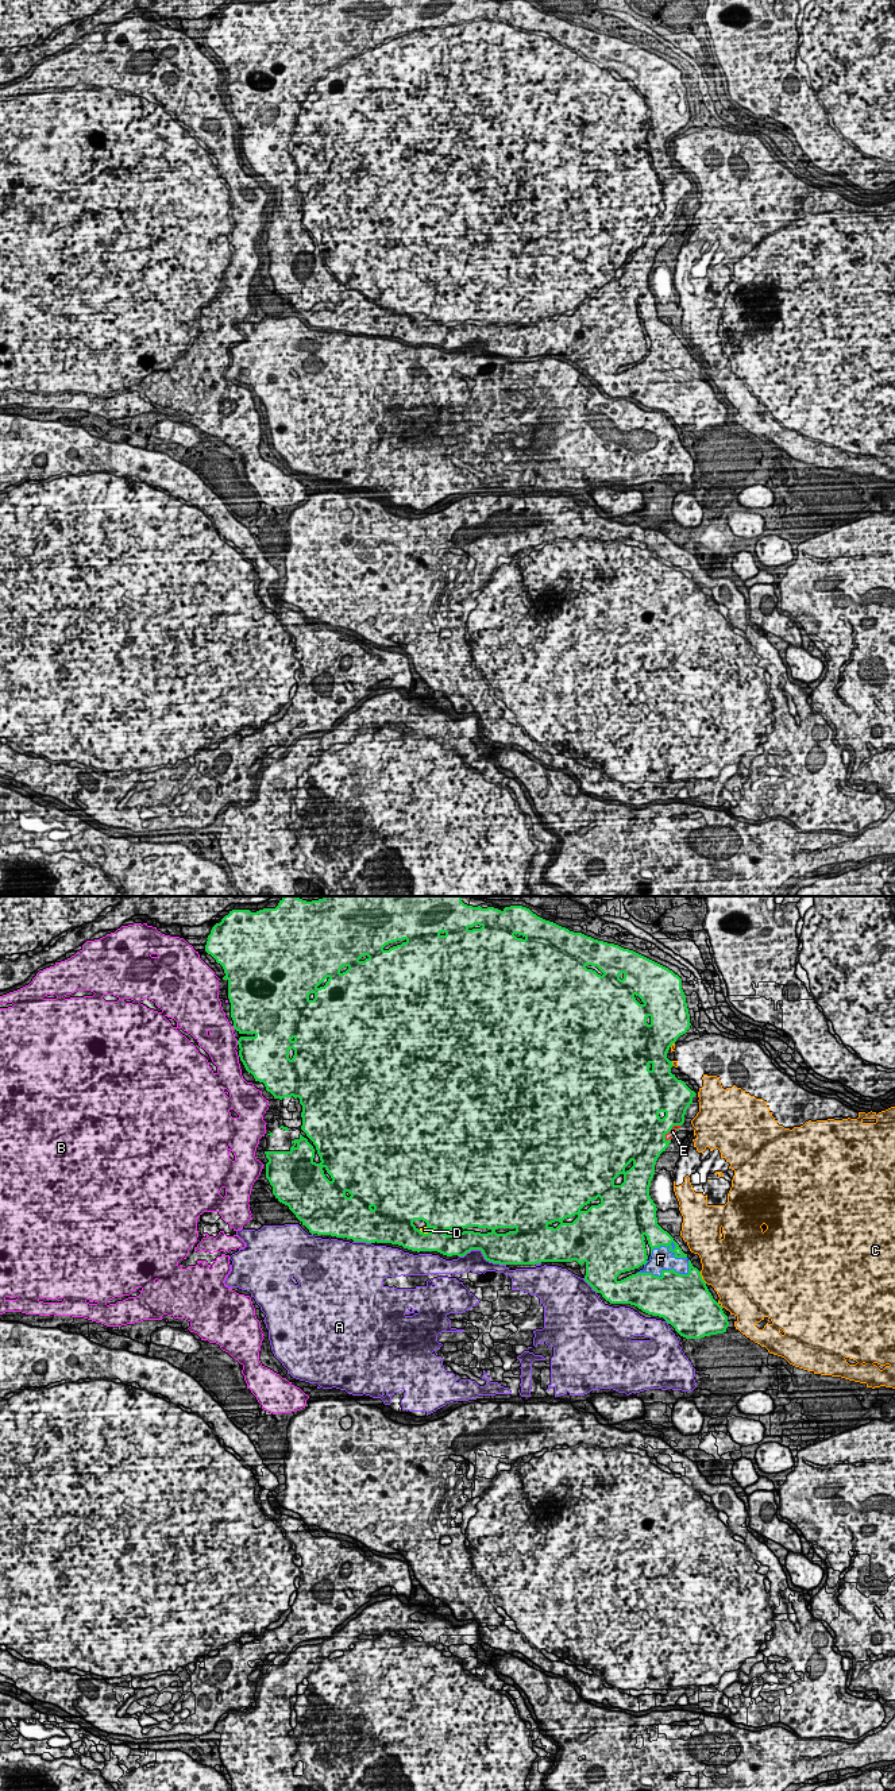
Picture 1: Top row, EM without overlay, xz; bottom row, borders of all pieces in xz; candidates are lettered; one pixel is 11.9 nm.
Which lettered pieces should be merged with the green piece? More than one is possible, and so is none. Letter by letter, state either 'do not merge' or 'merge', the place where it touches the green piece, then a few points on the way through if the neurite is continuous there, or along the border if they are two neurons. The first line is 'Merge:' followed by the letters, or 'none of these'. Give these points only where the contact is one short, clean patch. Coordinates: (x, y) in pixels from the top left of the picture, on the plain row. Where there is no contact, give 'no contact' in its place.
Merge: D, E, F
A: do not merge; contact xz (482, 346)
B: do not merge; contact xz (234, 120)
C: do not merge; contact xz (701, 370)
D: merge; contact xz (428, 325)
E: merge; contact xz (670, 223); way xz (649, 224), (670, 223), (672, 224)
F: merge; contact xz (670, 343)

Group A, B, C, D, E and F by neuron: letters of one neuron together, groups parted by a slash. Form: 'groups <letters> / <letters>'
groups A / B / C / D E F

